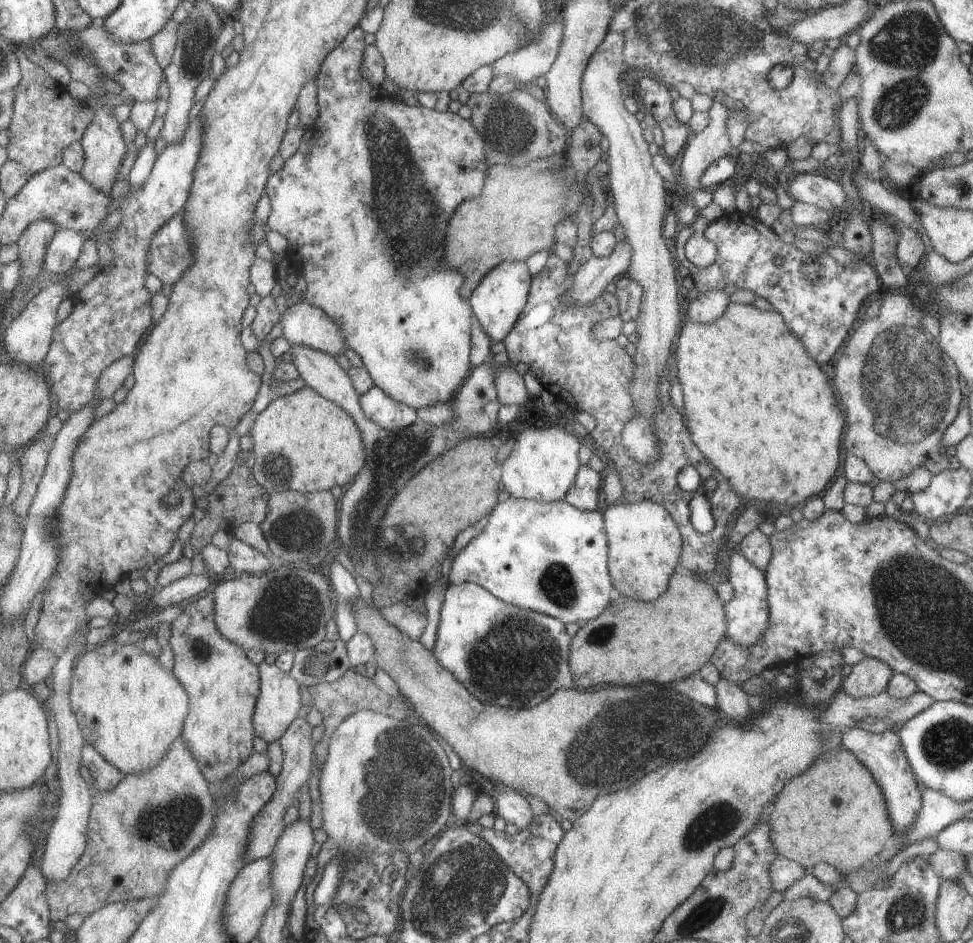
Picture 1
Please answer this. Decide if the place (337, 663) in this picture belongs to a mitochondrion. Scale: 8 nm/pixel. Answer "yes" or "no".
no

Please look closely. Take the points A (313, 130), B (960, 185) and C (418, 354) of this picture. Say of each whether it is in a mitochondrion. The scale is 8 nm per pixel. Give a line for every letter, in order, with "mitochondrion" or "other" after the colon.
A: other
B: mitochondrion
C: mitochondrion

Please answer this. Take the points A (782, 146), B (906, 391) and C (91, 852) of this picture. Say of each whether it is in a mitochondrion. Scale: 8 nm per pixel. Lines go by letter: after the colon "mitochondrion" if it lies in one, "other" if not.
A: other
B: mitochondrion
C: other

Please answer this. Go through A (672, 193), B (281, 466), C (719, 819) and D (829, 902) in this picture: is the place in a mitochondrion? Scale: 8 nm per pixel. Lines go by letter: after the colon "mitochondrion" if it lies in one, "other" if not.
A: other
B: mitochondrion
C: mitochondrion
D: other

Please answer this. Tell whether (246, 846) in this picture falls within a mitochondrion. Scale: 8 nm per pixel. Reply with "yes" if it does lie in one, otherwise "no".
no

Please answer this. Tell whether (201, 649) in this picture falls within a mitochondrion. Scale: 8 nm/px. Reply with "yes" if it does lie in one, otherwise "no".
yes

